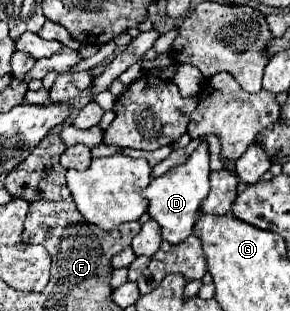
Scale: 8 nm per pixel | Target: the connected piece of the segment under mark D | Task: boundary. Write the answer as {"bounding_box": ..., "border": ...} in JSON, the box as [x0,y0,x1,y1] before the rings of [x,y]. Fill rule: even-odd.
{"bounding_box":[145,143,211,245],"border":[[[201,143],[199,149],[189,157],[187,163],[167,171],[161,177],[155,177],[151,181],[151,185],[145,189],[145,199],[149,201],[147,213],[153,221],[159,223],[161,237],[165,241],[169,241],[171,245],[185,241],[193,233],[193,225],[195,225],[195,217],[199,213],[199,205],[209,193],[209,173],[211,173],[209,151],[207,151],[207,145]]]}

